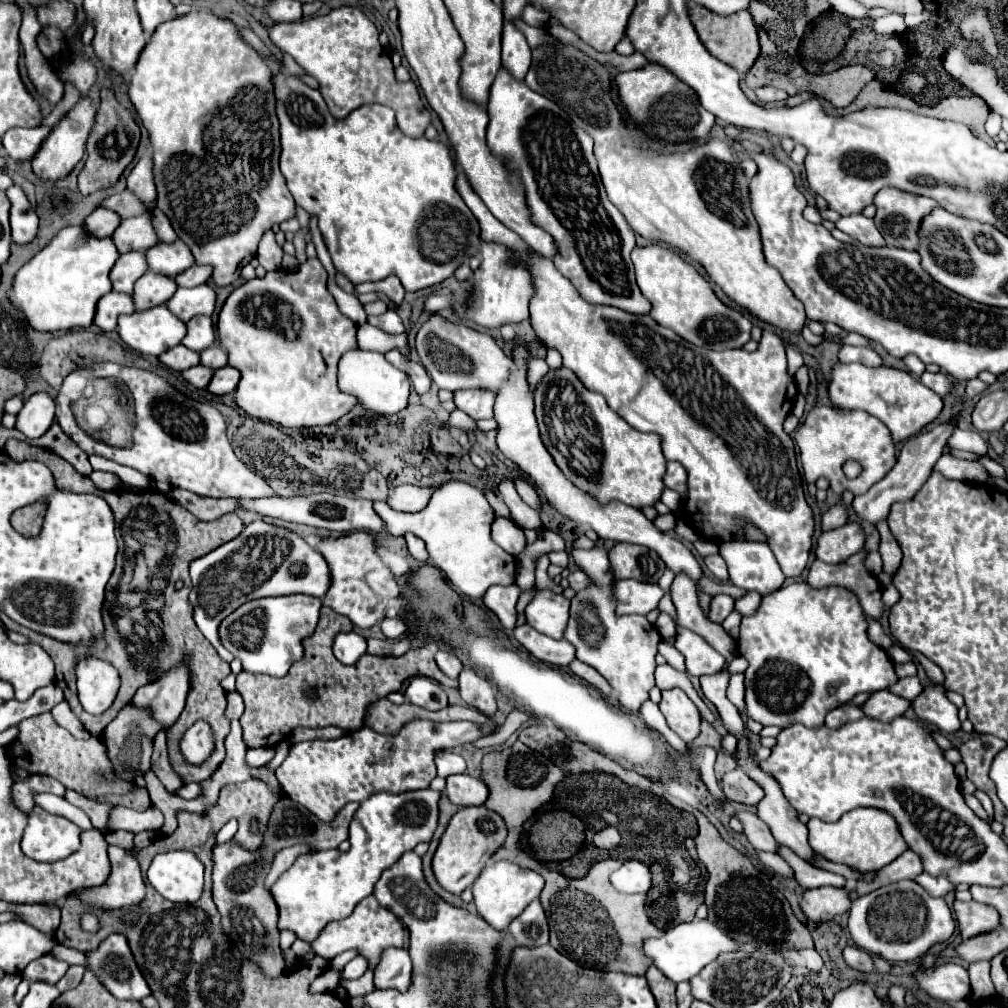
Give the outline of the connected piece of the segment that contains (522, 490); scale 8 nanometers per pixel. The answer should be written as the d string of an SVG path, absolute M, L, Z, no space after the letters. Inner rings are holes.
M516 478L513 480L515 488L526 504L528 504L531 508L534 508L537 512L540 512L540 498L537 492L537 489L521 478Z

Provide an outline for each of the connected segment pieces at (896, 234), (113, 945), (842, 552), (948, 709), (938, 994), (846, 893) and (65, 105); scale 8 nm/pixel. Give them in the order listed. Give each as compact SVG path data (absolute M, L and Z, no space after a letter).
M896 188L880 190L874 198L874 204L878 208L874 222L886 244L904 250L918 248L918 230L924 216L940 206L932 198L908 194Z
M122 934L108 936L98 946L98 950L86 952L86 954L90 958L90 968L94 970L94 974L98 974L98 980L116 998L142 1000L152 994Z
M848 522L820 536L816 556L830 564L844 562L852 554L860 552L864 548L864 542L866 542L866 534L860 522Z
M940 684L926 686L912 700L912 708L916 710L916 716L920 720L932 722L944 734L952 734L952 732L960 730L958 708L946 698L946 690Z
M942 964L926 974L916 974L916 982L938 1000L966 1000L972 992L968 970L958 964Z
M834 886L806 890L802 896L802 902L800 902L802 912L814 922L828 922L834 916L848 912L850 904L852 904L850 890L834 888Z
M70 82L64 85L64 97L56 105L54 110L44 118L42 125L54 126L56 122L66 113L78 100L81 98L81 93Z

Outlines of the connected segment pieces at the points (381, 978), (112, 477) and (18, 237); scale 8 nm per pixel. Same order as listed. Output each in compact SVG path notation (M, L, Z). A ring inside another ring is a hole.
M386 948L374 970L374 984L376 988L406 990L410 986L410 970L412 962L406 948Z
M92 472L90 478L100 490L114 490L116 486L120 486L120 478L112 472Z
M12 186L6 190L10 198L10 226L12 226L12 240L16 244L28 244L34 240L38 232L38 216L28 202L24 190L20 186Z

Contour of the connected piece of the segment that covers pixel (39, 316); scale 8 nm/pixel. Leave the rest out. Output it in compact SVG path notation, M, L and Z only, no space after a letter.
M66 226L44 246L14 278L14 306L30 318L38 330L72 330L88 328L94 322L98 300L112 290L110 270L120 258L114 240L94 238L84 226Z

